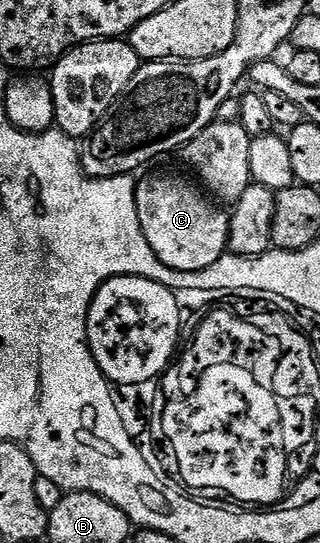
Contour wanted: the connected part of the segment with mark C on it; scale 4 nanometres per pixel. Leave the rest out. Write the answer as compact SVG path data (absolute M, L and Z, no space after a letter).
M148 176L142 179L136 185L136 205L138 206L138 222L142 226L142 234L146 234L146 242L150 242L150 250L154 250L154 254L161 258L172 258L168 256L188 256L187 271L201 272L210 266L214 266L214 262L218 262L218 258L222 258L228 252L228 235L230 234L230 226L228 225L230 216L227 211L219 203L213 202L191 179L183 180L180 176Z

